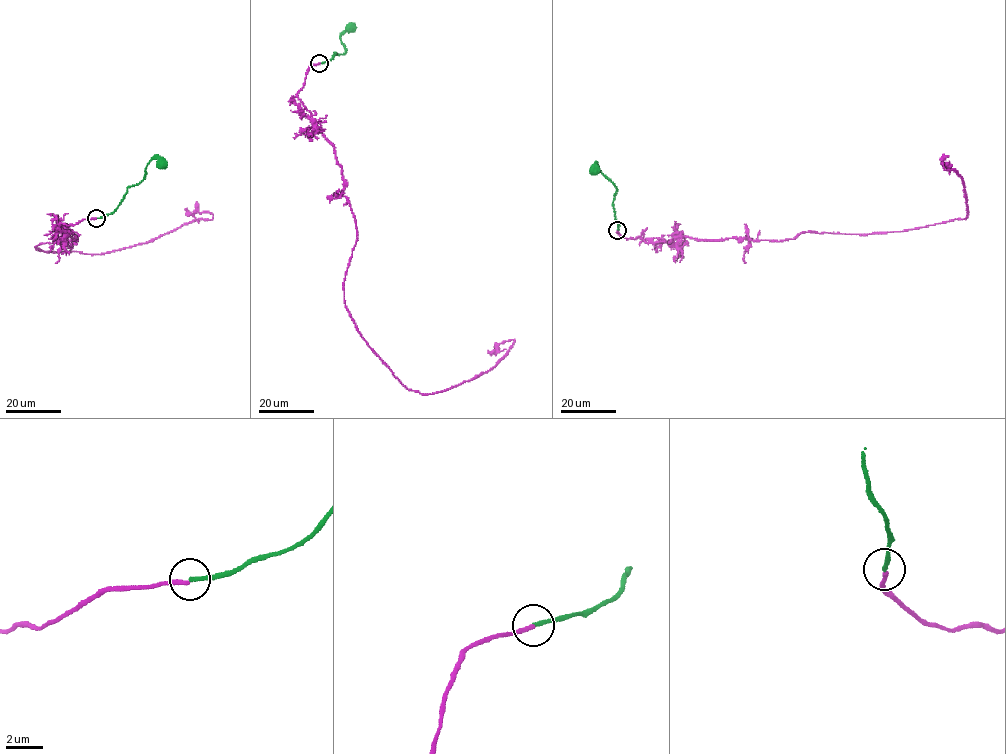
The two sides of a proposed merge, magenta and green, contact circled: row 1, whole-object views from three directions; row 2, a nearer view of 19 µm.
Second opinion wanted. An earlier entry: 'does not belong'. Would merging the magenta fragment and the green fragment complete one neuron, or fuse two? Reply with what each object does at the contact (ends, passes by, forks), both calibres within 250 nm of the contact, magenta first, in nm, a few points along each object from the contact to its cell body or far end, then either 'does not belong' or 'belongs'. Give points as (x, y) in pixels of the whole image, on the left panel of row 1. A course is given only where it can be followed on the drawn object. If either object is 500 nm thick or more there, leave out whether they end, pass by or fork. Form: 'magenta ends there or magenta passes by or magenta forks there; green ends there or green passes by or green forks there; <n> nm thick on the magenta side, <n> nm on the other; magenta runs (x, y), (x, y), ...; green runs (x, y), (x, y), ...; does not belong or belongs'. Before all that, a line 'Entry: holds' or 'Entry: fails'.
Entry: fails
magenta ends there; green ends there; 240 nm thick on the magenta side, 220 nm on the other; magenta runs (95, 218), (59, 224), (76, 237), (71, 248), (36, 249), (106, 253), (212, 215), (195, 211), (199, 223); green runs (95, 218), (114, 210), (126, 189), (143, 179), (147, 163), (152, 159), (163, 164); belongs

